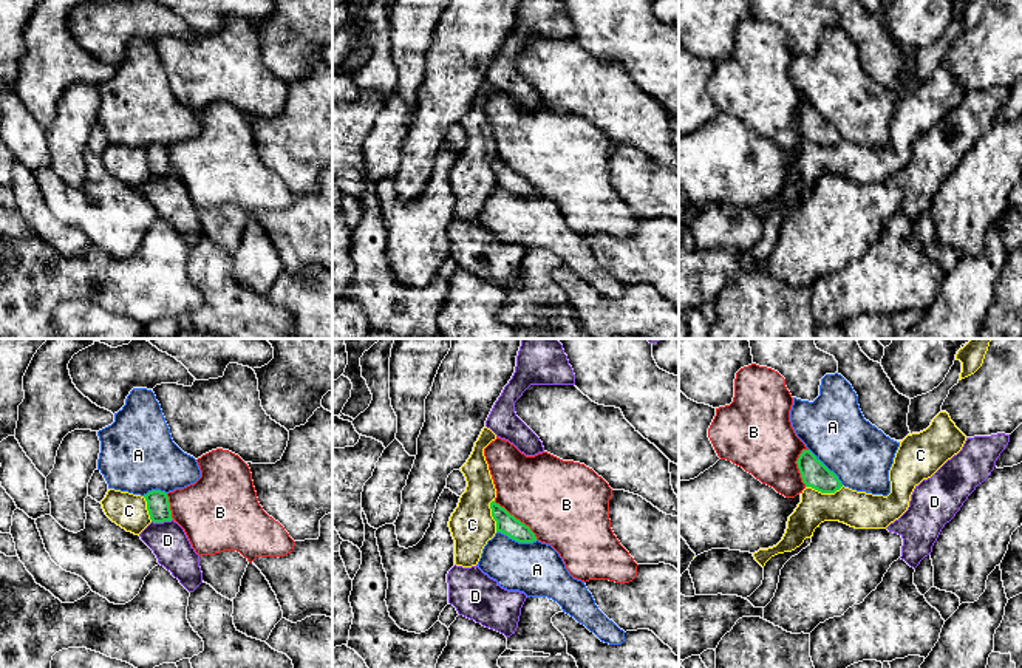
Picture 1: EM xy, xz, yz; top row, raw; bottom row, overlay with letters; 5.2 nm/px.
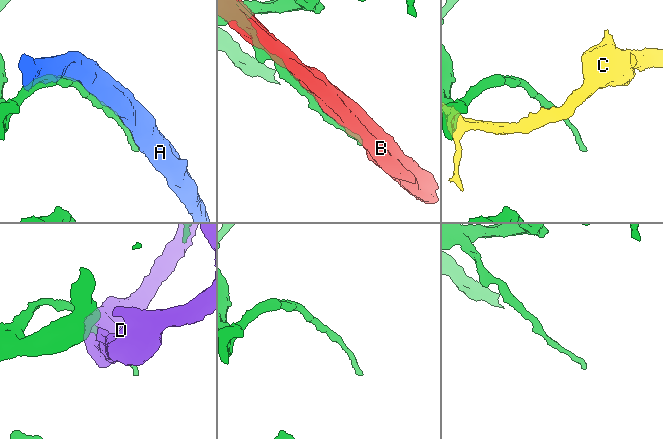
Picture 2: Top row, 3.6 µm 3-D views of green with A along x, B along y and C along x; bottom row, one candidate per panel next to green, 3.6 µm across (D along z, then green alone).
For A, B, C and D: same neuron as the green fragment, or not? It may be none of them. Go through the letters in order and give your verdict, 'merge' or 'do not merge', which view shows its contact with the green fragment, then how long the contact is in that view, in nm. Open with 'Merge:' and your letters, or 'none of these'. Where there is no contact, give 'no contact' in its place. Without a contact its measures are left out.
Merge: none of these
A: do not merge; meets green in xz; contact 220 nm long
B: do not merge; meets green in xz; contact 300 nm long
C: do not merge; meets green in yz; contact 200 nm long
D: do not merge; meets green in xy; contact 110 nm long

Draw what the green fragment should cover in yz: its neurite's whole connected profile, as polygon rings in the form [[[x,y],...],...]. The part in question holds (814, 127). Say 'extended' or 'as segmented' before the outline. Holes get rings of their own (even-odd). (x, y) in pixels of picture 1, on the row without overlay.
as segmented | [[[802,104],[796,118],[806,141],[812,141],[821,147],[835,147],[843,141],[838,130],[830,125],[810,104]]]

